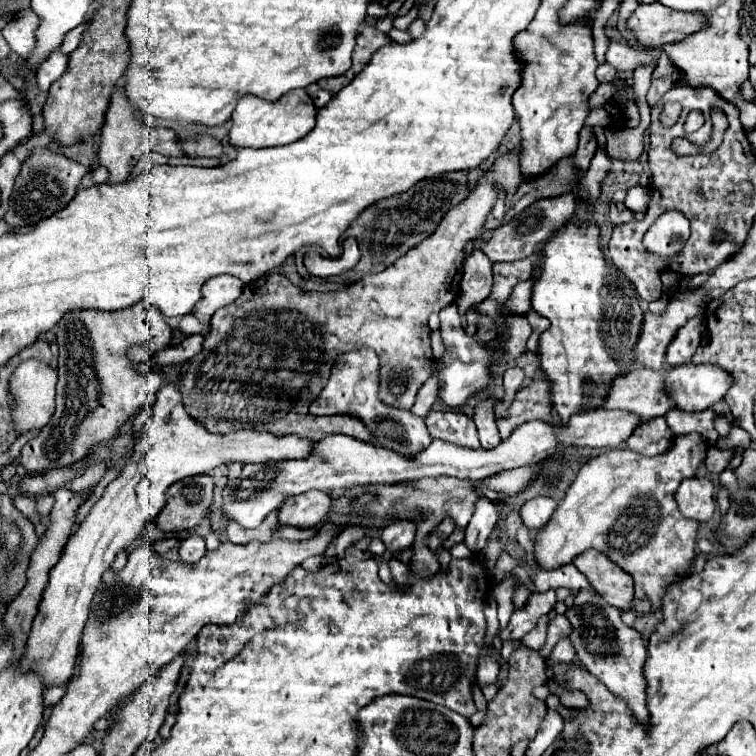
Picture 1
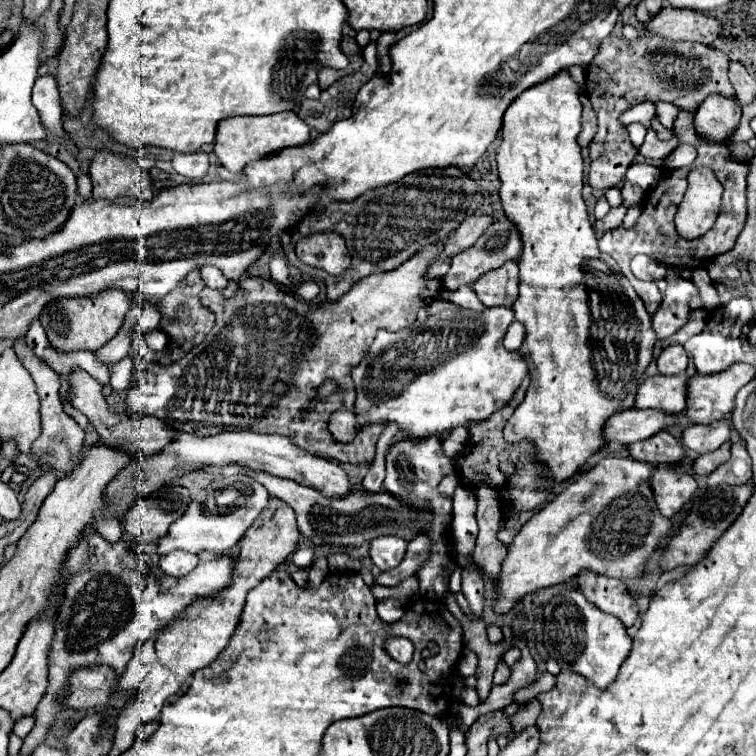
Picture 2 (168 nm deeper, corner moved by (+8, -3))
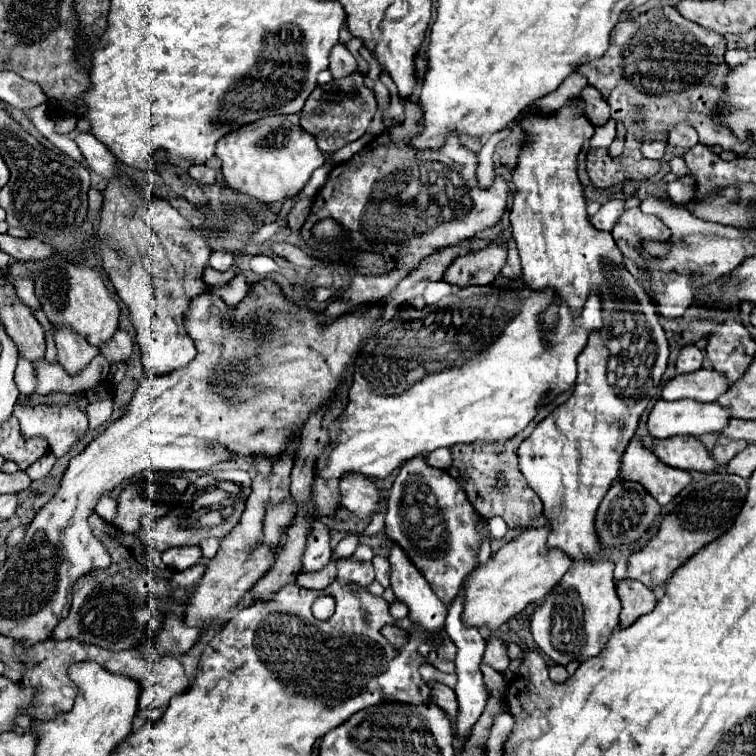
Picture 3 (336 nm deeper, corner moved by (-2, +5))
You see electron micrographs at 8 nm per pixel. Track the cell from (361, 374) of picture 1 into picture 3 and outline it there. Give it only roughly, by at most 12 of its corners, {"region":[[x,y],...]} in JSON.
{"region":[[407,460],[385,532],[443,604],[477,564],[479,516],[447,470]]}

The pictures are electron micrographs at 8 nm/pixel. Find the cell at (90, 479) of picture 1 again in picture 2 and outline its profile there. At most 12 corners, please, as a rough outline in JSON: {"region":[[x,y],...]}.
{"region":[[23,338],[13,350],[37,386],[41,434],[31,454],[69,472],[83,456],[83,428],[63,412],[59,376]]}

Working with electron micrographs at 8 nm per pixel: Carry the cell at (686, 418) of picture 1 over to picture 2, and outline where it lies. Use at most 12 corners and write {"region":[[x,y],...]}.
{"region":[[725,420],[695,424],[683,432],[683,446],[697,454],[717,450],[731,438]]}

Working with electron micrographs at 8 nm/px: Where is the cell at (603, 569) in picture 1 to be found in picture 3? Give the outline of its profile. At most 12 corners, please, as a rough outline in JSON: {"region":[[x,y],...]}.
{"region":[[631,578],[617,582],[621,628],[657,604],[651,588]]}

